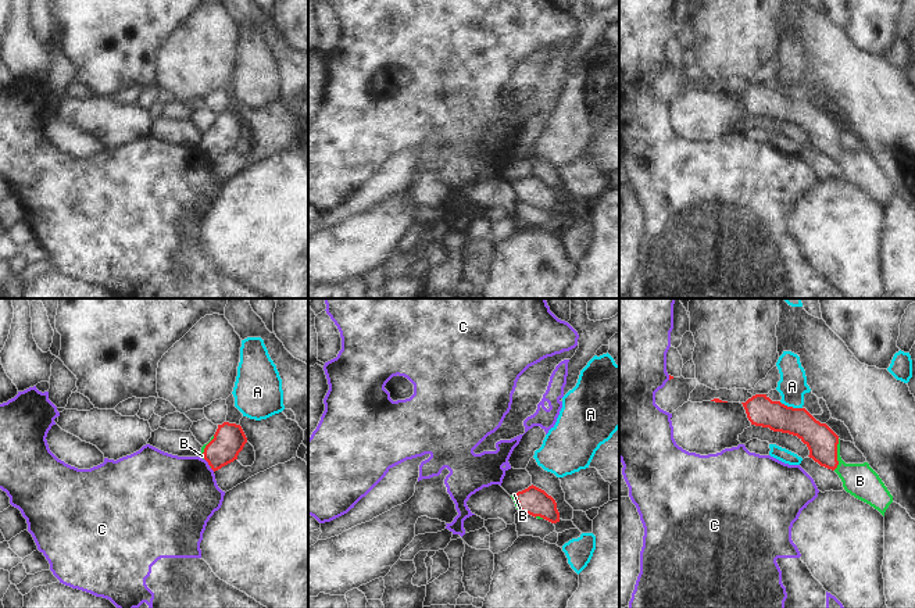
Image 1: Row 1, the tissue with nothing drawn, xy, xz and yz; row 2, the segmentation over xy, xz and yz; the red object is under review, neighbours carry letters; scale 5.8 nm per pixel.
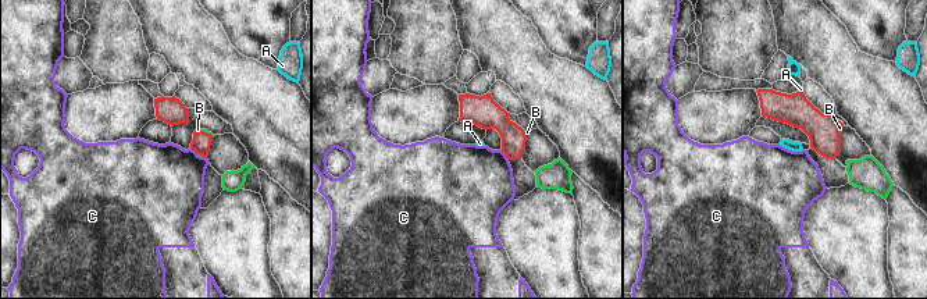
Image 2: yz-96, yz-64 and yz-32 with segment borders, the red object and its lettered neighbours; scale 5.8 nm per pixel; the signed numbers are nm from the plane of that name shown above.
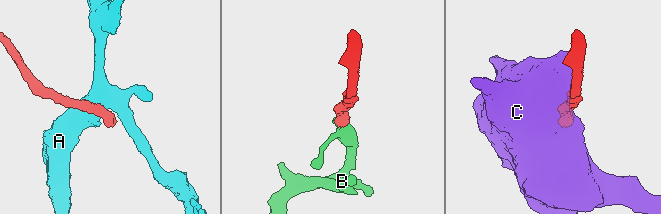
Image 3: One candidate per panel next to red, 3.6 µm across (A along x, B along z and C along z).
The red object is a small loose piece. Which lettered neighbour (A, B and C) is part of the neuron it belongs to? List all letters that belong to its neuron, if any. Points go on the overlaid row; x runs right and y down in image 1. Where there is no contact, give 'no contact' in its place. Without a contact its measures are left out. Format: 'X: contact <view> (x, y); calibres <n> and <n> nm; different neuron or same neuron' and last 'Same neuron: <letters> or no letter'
A: contact yz (790, 407); calibres 180 and 160 nm; different neuron
B: contact yz (836, 454); calibres 180 and 190 nm; same neuron
C: contact xy (207, 461); calibres 190 and 440 nm; different neuron
Same neuron: B

